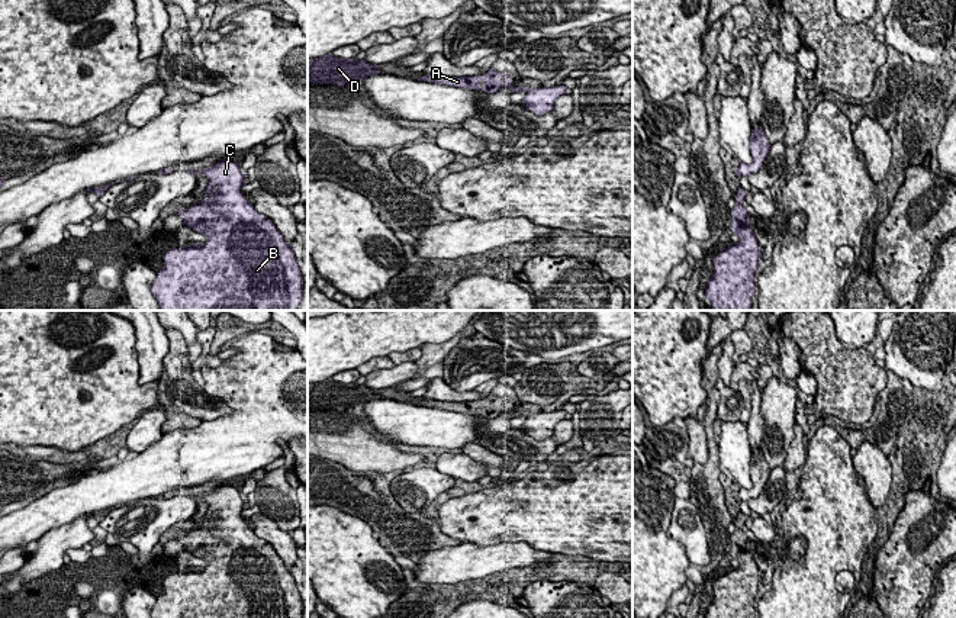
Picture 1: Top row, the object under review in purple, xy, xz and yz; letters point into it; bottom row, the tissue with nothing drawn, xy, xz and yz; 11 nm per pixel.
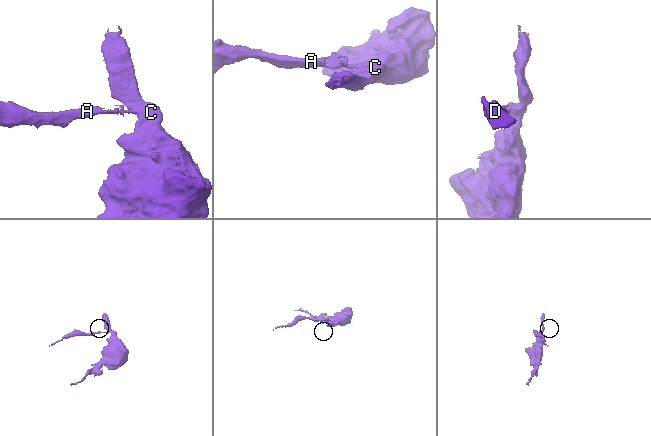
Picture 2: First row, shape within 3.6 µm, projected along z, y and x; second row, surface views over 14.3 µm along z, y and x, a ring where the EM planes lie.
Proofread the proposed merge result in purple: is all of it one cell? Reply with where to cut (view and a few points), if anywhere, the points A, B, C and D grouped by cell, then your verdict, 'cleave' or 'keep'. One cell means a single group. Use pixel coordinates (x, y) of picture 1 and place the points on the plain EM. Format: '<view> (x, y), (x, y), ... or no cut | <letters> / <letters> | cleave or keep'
xz (533, 414), (527, 417) | A D / B C | cleave

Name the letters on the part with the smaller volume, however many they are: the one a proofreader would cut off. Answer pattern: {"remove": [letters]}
{"remove": ["A", "D"]}

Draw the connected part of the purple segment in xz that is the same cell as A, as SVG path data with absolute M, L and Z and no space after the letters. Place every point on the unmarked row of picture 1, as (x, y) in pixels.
M489 395L487 399L485 400L471 400L471 402L440 402L440 400L431 400L427 399L421 403L419 406L427 406L427 408L435 408L435 409L442 409L442 411L450 411L450 412L458 412L458 413L467 413L467 415L482 415L485 418L495 418L503 412L514 415L515 418L518 416L529 416L532 415L531 412L515 412L512 411L512 400L509 399L502 399L495 395Z

